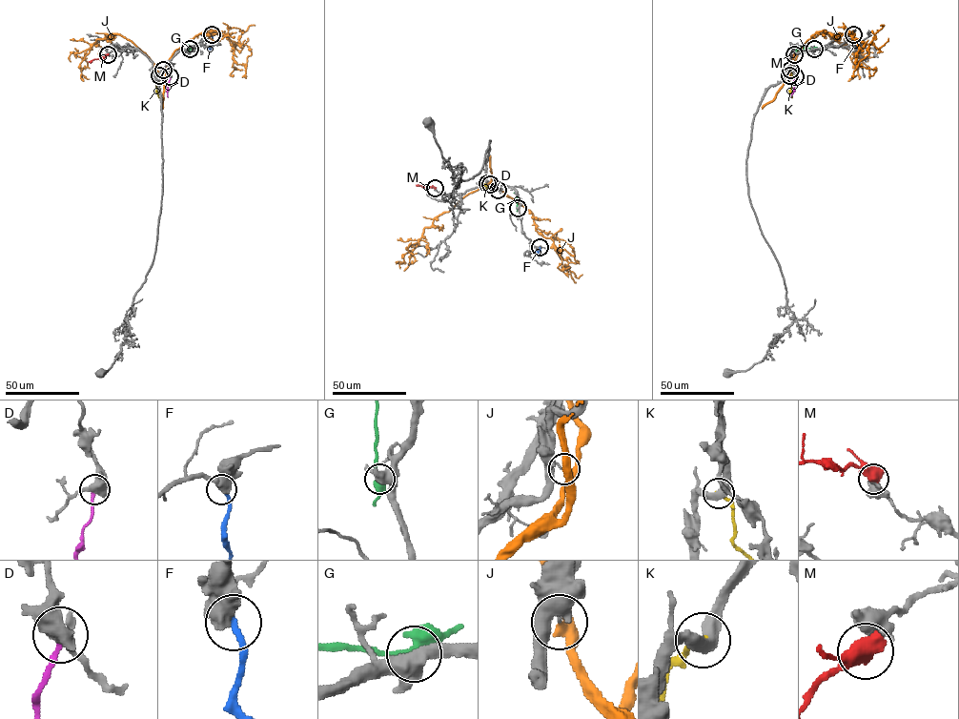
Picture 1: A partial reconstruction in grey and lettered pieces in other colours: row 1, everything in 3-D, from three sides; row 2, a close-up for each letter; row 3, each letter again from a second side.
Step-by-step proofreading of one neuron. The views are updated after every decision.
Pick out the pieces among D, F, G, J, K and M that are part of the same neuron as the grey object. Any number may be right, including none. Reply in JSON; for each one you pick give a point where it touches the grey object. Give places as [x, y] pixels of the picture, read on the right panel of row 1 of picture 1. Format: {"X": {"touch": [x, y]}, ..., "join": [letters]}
{"F": {"touch": [853, 34]}, "join": ["F"]}

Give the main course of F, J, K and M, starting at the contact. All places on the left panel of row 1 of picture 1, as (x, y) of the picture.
F: (212, 34), (211, 49)
J: (160, 75), (163, 80), (167, 62), (175, 50), (206, 31), (226, 33), (228, 38), (250, 49), (242, 77)
K: (163, 70), (156, 85), (159, 97)
M: (107, 54), (89, 61)

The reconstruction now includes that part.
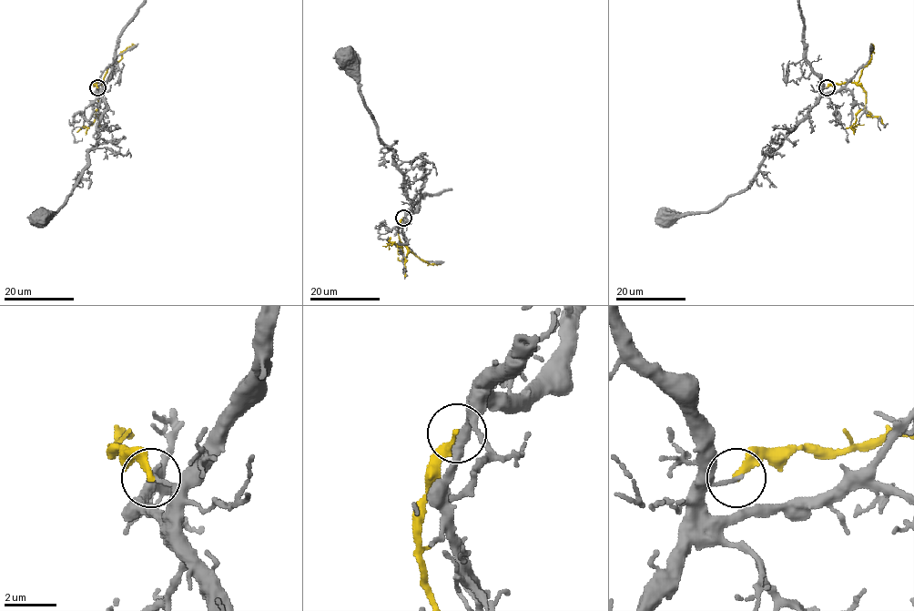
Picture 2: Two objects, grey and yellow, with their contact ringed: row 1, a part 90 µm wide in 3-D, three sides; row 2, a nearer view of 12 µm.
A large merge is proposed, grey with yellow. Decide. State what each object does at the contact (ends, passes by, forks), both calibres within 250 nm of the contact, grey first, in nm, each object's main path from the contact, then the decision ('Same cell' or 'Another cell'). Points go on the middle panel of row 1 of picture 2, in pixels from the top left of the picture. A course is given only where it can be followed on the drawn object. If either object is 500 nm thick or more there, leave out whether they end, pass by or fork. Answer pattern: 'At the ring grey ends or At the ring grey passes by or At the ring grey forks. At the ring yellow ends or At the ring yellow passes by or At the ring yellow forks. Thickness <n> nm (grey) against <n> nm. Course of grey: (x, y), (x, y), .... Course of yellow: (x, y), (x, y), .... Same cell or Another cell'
At the ring grey ends. At the ring yellow ends. Thickness 140 nm (grey) against 280 nm. Course of grey: (403, 218), (411, 201), (402, 189), (402, 173), (378, 136), (374, 117), (361, 100), (359, 76), (344, 56). Course of yellow: (402, 218), (399, 228), (400, 240), (407, 255), (403, 257), (401, 248), (393, 242), (382, 246). Another cell

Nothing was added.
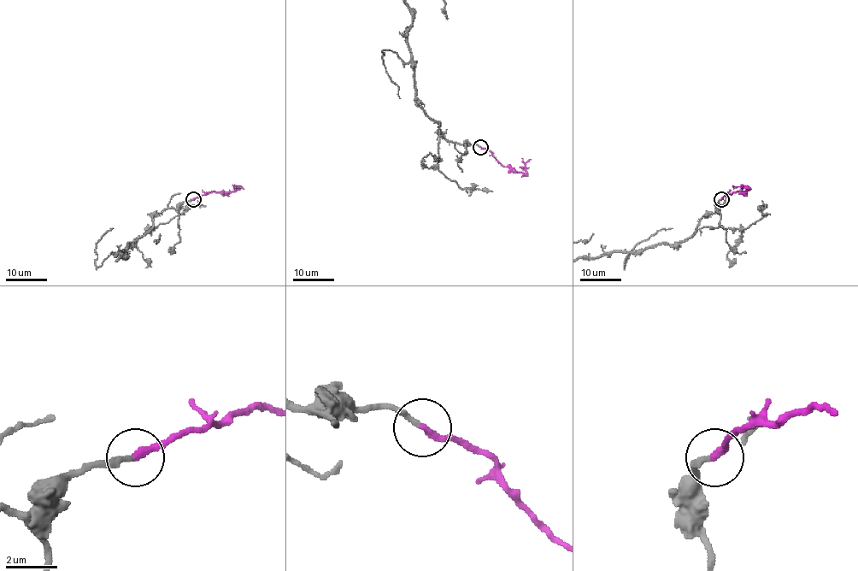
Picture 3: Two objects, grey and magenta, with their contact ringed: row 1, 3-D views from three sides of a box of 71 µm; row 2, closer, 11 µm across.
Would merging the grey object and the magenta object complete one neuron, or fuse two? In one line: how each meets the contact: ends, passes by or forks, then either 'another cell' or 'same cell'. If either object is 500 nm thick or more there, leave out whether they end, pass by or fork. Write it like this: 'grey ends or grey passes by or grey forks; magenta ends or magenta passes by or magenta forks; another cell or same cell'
grey ends; magenta ends; same cell

